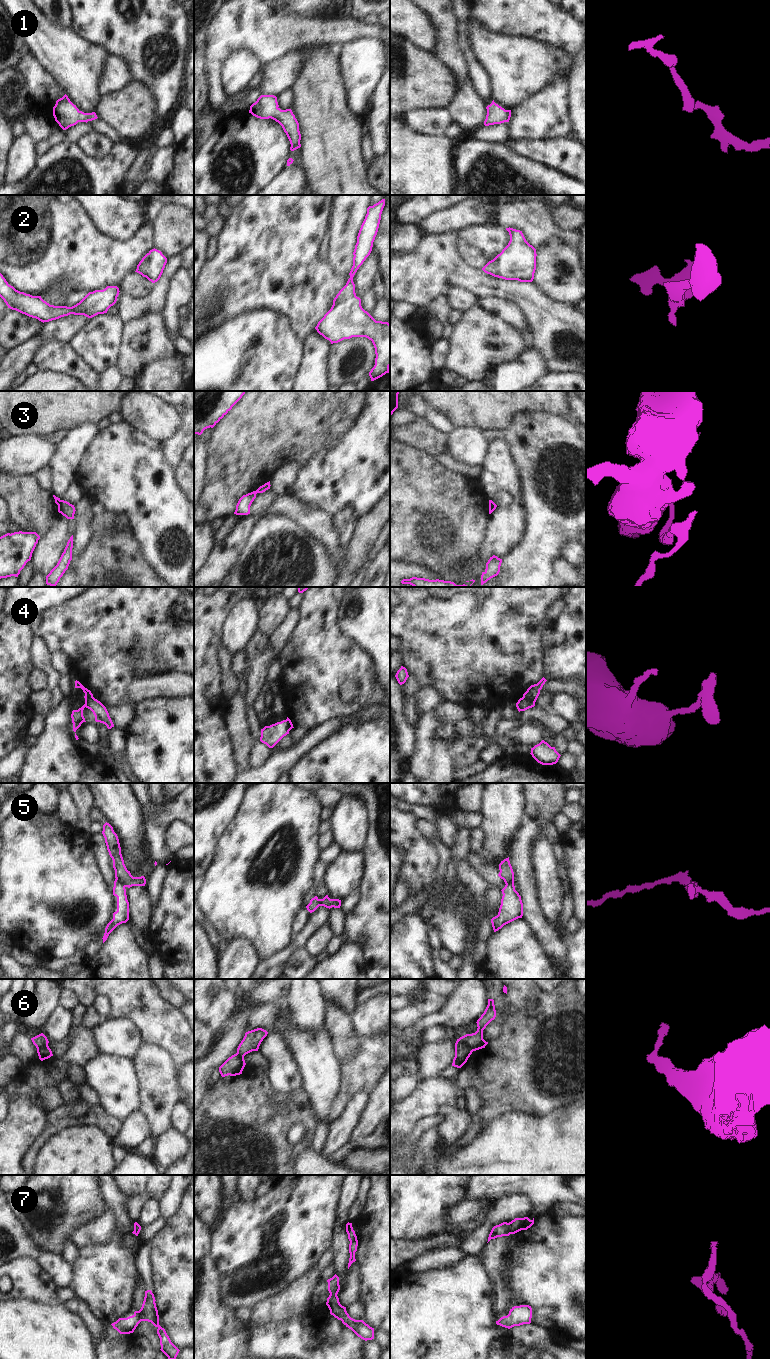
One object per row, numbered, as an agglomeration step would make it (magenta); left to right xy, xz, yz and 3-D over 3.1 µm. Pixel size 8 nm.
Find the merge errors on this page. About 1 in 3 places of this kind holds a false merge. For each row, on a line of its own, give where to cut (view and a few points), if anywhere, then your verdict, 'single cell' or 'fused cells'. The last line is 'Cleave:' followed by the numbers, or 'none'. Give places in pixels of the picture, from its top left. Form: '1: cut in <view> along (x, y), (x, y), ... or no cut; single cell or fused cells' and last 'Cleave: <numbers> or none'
1: no cut; single cell
2: no cut; single cell
3: cut in xz along (255, 491), (256, 493); fused cells
4: cut in yz along (523, 696), (534, 704); fused cells
5: cut in xy along (116, 878), (125, 886); fused cells
6: cut in yz along (461, 1037), (473, 1050); fused cells
7: cut in yz along (507, 1223), (512, 1233); fused cells
Cleave: 3, 4, 5, 6, 7

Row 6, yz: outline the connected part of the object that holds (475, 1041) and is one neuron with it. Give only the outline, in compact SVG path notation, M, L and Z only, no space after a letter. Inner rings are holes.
M488 999L488 1005L484 1011L484 1013L481 1015L481 1017L477 1020L477 1031L472 1034L466 1034L462 1036L462 1039L464 1042L473 1050L479 1050L482 1048L485 1048L485 1046L488 1044L483 1039L483 1030L486 1028L486 1026L494 1020L496 1017L496 1010L494 1005L493 999Z

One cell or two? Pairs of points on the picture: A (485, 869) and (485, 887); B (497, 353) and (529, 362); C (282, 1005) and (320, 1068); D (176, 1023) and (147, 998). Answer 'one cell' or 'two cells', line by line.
A: two cells
B: two cells
C: one cell
D: one cell

